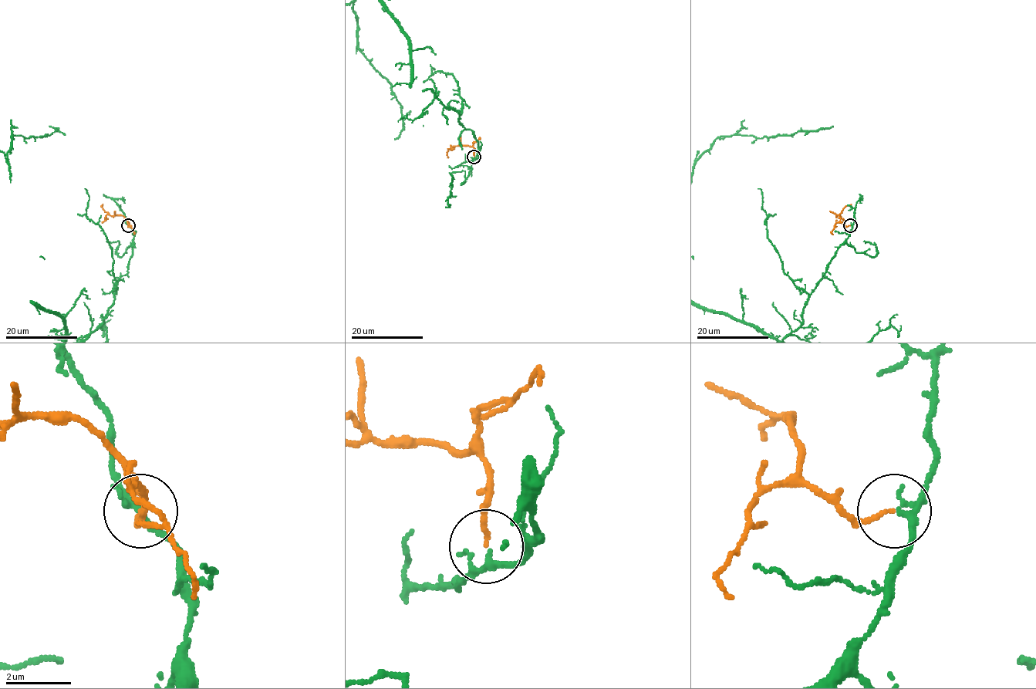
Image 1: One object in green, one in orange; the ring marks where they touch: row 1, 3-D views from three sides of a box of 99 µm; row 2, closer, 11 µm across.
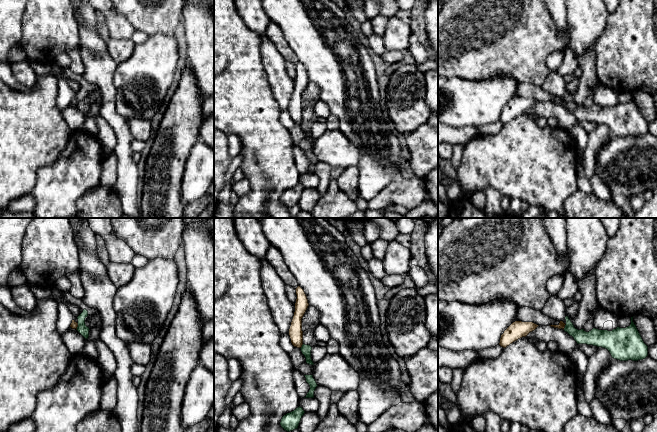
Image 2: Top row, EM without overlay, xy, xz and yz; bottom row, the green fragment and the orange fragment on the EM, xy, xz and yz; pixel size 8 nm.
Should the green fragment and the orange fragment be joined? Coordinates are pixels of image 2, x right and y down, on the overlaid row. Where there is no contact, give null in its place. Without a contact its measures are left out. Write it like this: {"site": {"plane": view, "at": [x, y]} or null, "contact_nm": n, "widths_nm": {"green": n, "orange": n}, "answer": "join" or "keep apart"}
{"site": {"plane": "yz", "at": [565, 327]}, "contact_nm": 50, "widths_nm": {"green": 130, "orange": 50}, "answer": "keep apart"}

